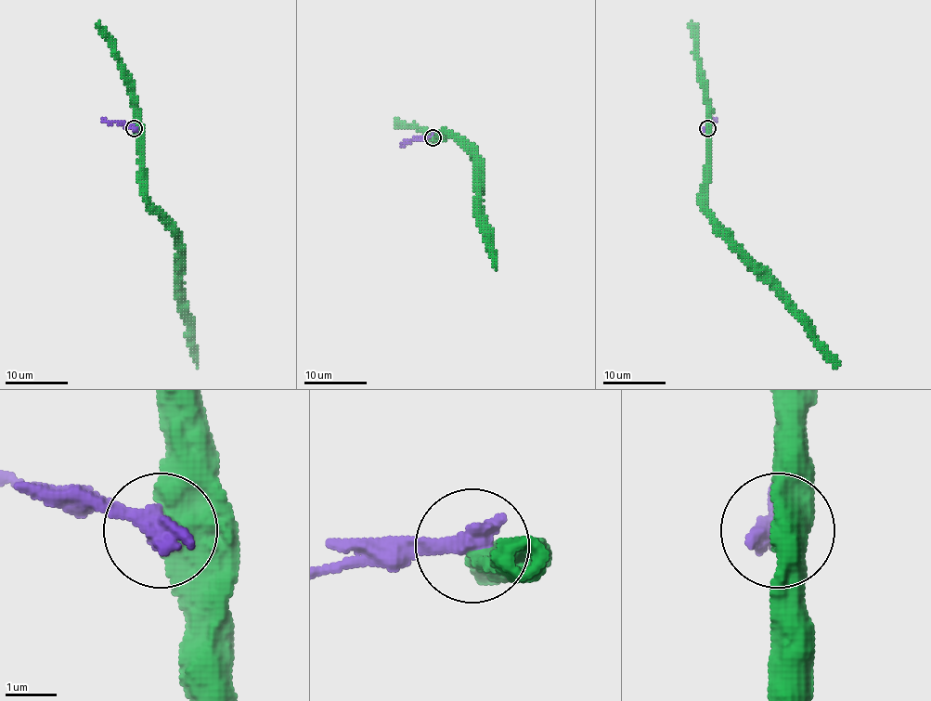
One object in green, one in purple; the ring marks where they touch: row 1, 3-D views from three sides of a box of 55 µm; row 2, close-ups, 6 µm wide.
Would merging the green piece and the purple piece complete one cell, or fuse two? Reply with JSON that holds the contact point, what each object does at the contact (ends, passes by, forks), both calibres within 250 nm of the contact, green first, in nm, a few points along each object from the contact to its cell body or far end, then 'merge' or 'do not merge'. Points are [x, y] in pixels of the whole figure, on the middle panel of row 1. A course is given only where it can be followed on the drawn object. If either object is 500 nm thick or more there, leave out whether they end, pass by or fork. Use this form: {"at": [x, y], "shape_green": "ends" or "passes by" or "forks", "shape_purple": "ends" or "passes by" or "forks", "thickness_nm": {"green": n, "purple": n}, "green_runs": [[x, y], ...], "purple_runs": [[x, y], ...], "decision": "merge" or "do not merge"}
{"at": [433, 137], "thickness_nm": {"green": 750, "purple": 480}, "green_runs": [[433, 137], [451, 135], [476, 162], [476, 216], [497, 266]], "purple_runs": [[433, 137], [408, 141], [402, 148]], "decision": "do not merge"}

